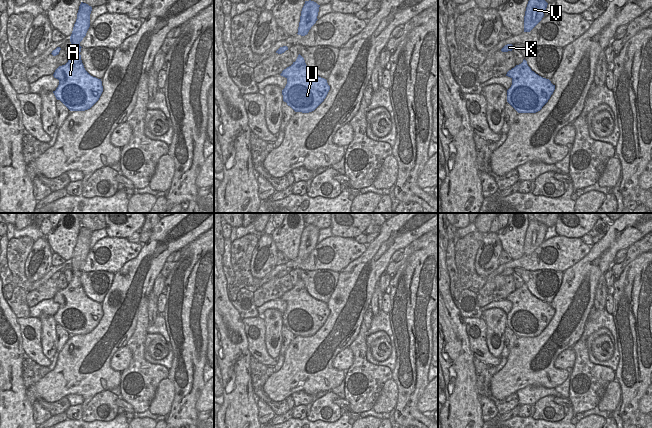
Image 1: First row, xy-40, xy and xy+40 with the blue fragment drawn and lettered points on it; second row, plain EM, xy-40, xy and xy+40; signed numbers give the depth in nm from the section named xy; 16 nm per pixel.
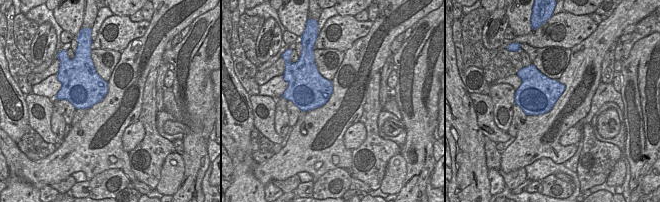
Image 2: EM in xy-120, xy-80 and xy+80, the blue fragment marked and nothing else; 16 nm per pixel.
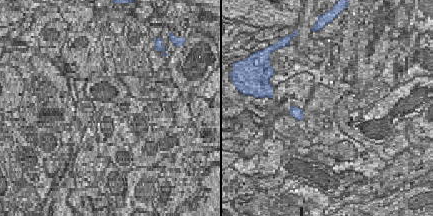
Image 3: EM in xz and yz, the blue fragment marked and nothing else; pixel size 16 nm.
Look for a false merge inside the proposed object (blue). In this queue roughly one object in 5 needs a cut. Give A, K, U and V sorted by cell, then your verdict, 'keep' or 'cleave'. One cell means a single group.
A K U V | keep

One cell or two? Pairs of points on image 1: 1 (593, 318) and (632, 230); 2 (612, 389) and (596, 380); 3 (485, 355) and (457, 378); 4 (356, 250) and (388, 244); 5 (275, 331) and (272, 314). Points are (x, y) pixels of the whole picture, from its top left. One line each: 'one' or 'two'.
1: two
2: two
3: two
4: two
5: one

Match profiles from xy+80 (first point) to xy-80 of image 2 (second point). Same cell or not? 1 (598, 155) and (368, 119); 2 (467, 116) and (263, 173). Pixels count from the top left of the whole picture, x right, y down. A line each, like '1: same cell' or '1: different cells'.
1: same cell
2: different cells

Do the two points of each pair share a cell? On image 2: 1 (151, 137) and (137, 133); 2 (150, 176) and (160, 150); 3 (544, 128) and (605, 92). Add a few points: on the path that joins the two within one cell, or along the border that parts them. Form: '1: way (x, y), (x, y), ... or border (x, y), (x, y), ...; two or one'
1: border (139, 120), (144, 129), (144, 137), (129, 152); two
2: way (150, 170), (150, 160), (154, 156); one
3: border (600, 81), (592, 98), (589, 112), (579, 120); two

